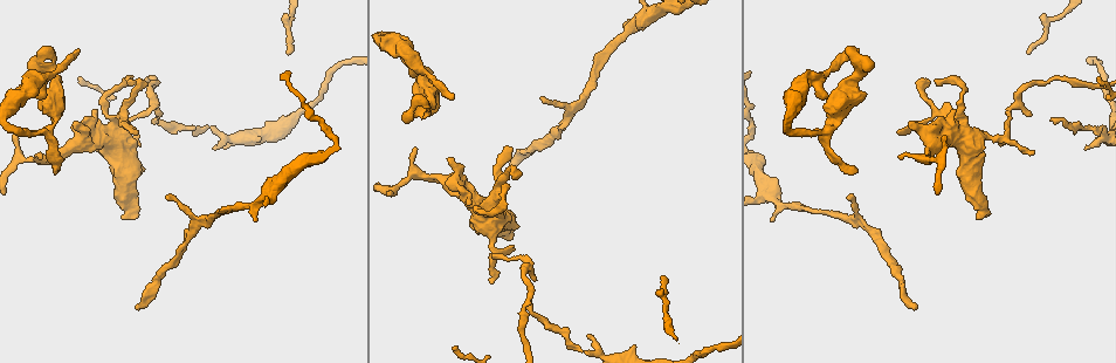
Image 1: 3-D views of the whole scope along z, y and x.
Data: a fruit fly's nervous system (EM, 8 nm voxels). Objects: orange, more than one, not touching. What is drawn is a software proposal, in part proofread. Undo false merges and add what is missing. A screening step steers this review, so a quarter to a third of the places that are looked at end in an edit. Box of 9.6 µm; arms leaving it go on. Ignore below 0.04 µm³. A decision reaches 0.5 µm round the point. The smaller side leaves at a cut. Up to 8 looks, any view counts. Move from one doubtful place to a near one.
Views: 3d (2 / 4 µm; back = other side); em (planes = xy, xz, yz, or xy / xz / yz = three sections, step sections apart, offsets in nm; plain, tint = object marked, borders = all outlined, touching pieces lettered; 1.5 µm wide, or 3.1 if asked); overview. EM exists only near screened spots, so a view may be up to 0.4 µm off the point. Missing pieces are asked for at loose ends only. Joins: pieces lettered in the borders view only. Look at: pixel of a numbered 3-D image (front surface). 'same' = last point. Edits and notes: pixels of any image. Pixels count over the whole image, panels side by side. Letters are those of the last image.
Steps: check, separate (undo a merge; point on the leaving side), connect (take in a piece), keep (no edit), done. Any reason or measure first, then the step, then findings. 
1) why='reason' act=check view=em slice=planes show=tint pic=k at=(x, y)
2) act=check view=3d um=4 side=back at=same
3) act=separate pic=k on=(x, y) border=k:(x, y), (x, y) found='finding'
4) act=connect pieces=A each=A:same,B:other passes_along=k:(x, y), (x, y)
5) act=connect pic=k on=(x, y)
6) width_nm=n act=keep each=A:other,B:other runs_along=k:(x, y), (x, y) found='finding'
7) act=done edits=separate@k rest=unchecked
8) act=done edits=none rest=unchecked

why='long arm stops here' act=check view=3d um=4 side=back pic=1 at=(137, 307)

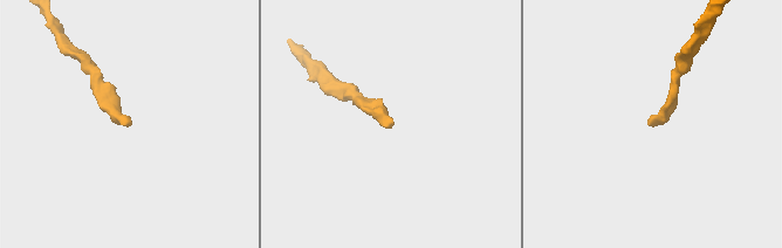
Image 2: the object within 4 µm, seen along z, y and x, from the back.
act=check view=em slice=yz step=8 show=borders pic=2 at=(658, 124)

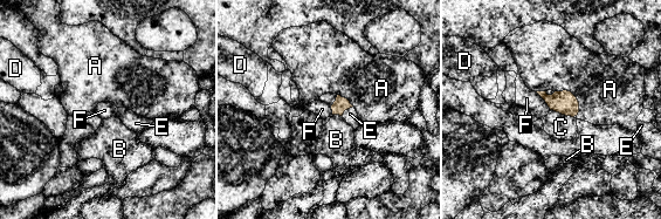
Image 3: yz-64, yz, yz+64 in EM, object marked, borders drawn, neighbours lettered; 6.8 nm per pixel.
width_nm=100 act=connect pieces=E each=A:other,B:other,C:other,D:other,E:same,F:other found='the cell continues'

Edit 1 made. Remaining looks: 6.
why='see it whole again' act=check view=overview

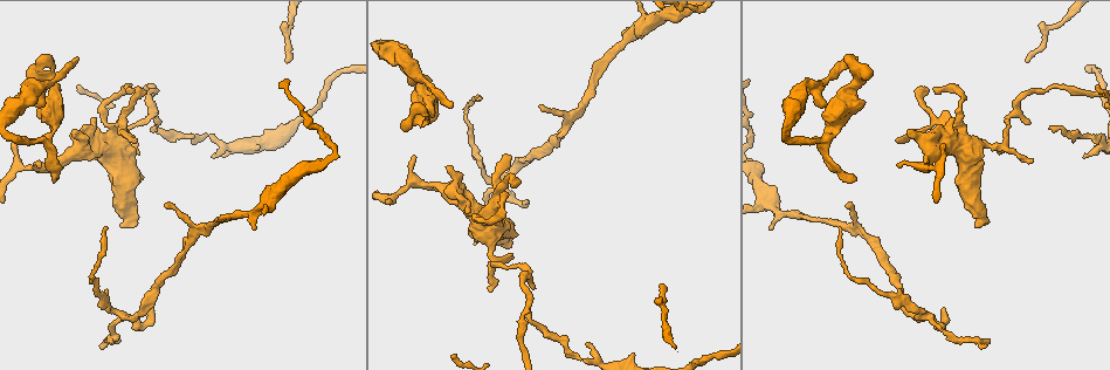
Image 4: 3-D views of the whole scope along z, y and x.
why='stops while still wide' act=check view=em um=3.1 slice=planes show=borders pic=4 at=(133, 227)

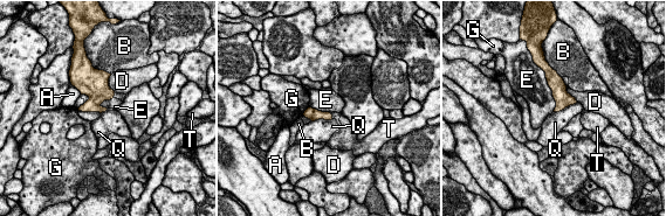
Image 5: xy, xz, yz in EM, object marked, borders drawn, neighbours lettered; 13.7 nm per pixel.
act=connect pieces=T each=A:other,B:other,D:other,E:other,G:other,Q:other,T:same found='it goes on there'

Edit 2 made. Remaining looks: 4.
why='tapers out' act=check view=3d um=2 pic=4 at=(942, 145)

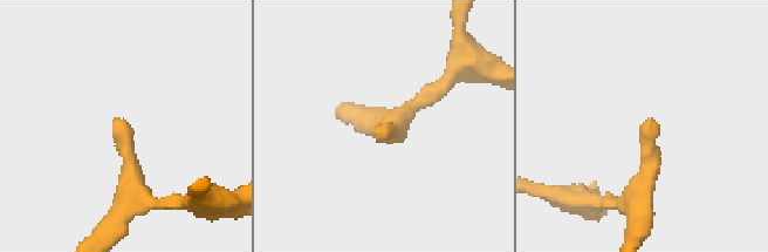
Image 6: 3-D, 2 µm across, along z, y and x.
act=check view=em slice=planes show=borders pic=6 at=(119, 121)

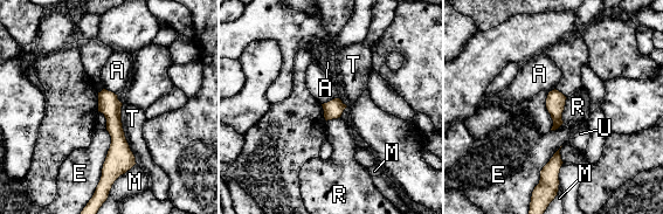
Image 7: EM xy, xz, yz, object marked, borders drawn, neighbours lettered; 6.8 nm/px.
act=keep each=A:other,E:other,M:other,R:other,T:other,U:other runs_along=7:(104, 92), (116, 131), (112, 163) found='none of them fits'

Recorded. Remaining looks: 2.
act=done edits=connect@3,connect@5 rest=unchecked

